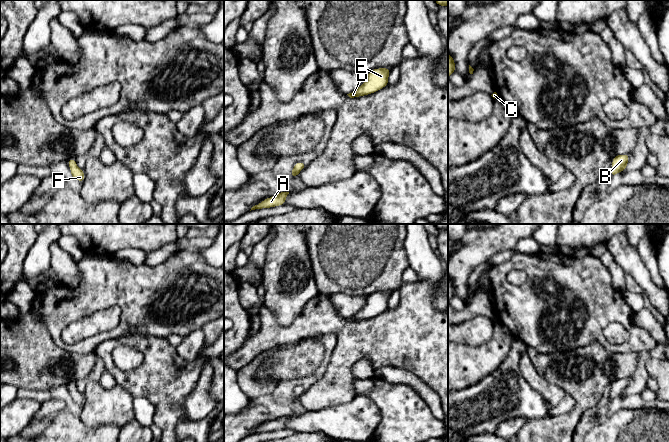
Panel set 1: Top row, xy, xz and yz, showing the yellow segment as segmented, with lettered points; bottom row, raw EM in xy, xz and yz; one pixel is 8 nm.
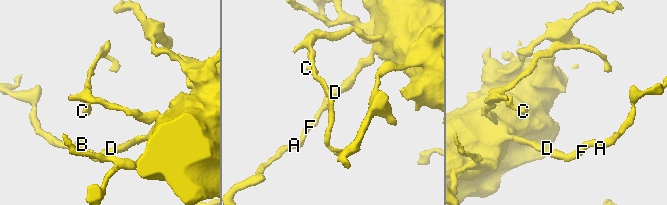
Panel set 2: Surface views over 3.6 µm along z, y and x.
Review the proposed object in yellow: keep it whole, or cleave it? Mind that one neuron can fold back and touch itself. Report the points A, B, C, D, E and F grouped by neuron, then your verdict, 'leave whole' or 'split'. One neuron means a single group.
A B C D E F | leave whole

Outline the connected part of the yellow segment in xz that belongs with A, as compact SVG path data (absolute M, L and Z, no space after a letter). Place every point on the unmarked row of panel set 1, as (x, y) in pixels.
M281 416L279 418L276 418L273 421L269 421L269 422L263 424L262 426L260 426L259 428L253 430L251 432L251 434L262 433L262 432L271 432L271 431L275 431L275 430L284 429L288 418L289 418L289 416Z

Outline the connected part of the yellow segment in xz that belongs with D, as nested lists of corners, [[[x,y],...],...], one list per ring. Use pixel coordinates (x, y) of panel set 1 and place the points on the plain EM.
[[[379,292],[369,295],[365,306],[353,316],[347,318],[350,322],[368,319],[379,315],[388,309],[390,292]]]

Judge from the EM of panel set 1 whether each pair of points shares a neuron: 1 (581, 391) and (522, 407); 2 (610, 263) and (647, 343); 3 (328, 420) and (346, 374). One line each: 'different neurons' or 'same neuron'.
1: different neurons
2: different neurons
3: different neurons

